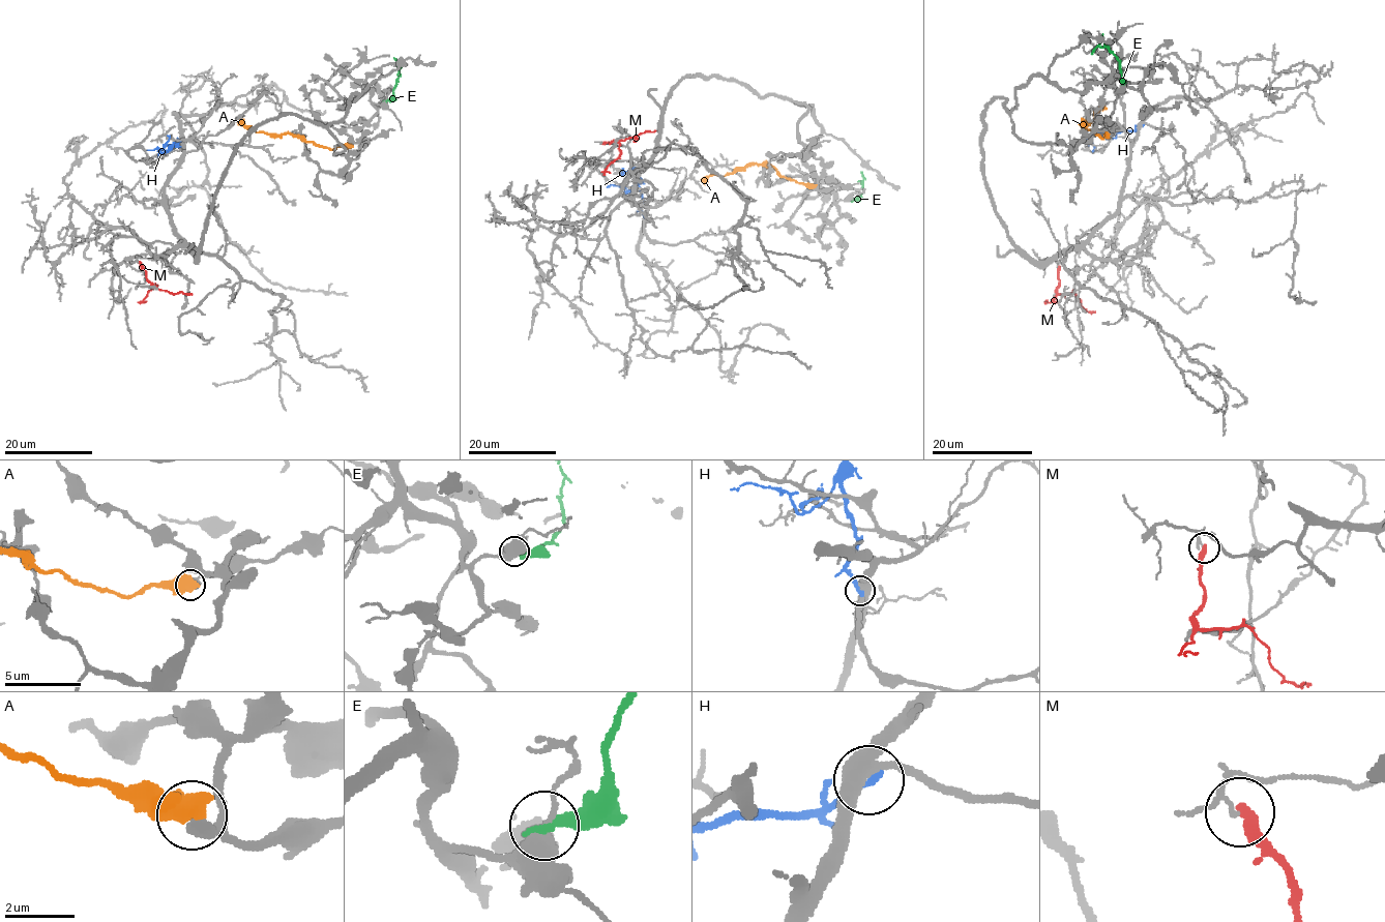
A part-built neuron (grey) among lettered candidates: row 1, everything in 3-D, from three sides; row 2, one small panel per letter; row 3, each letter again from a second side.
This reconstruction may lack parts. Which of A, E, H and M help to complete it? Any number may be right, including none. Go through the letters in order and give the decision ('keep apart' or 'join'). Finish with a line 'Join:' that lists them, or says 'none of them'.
A: keep apart
E: keep apart
H: keep apart
M: keep apart
Join: none of them

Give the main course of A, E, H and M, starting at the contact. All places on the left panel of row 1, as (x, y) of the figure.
A: (350, 146), (319, 147), (292, 136), (257, 132), (237, 120)
E: (385, 100), (392, 94), (400, 68), (396, 75)
H: (180, 138), (174, 144), (143, 150)
M: (139, 263), (146, 278), (156, 285), (140, 301)

